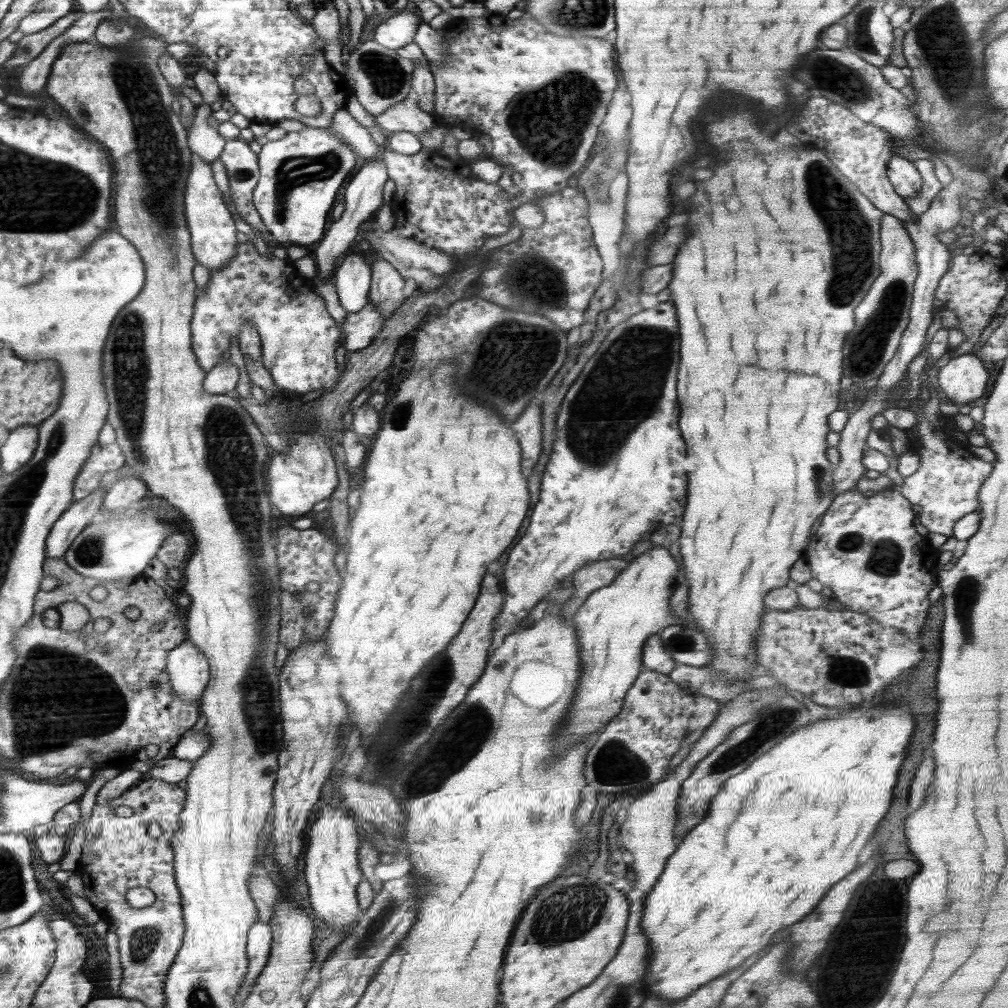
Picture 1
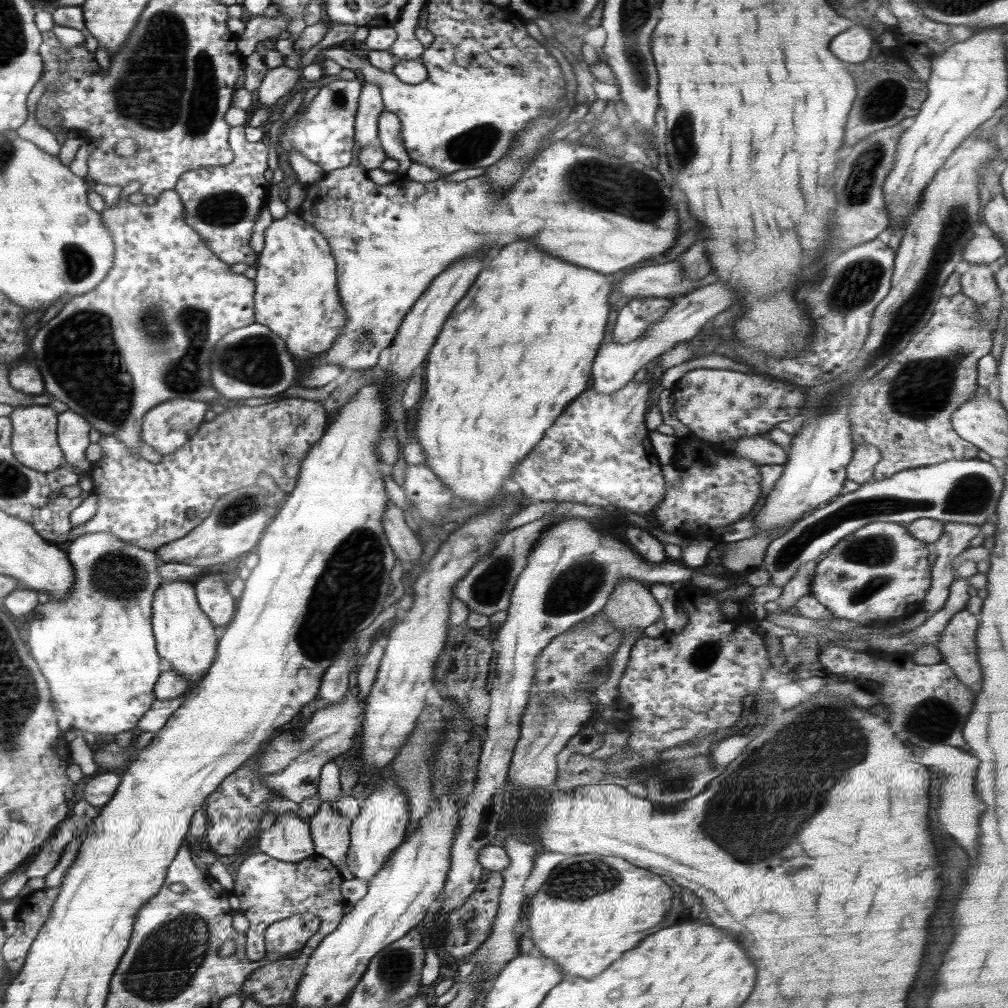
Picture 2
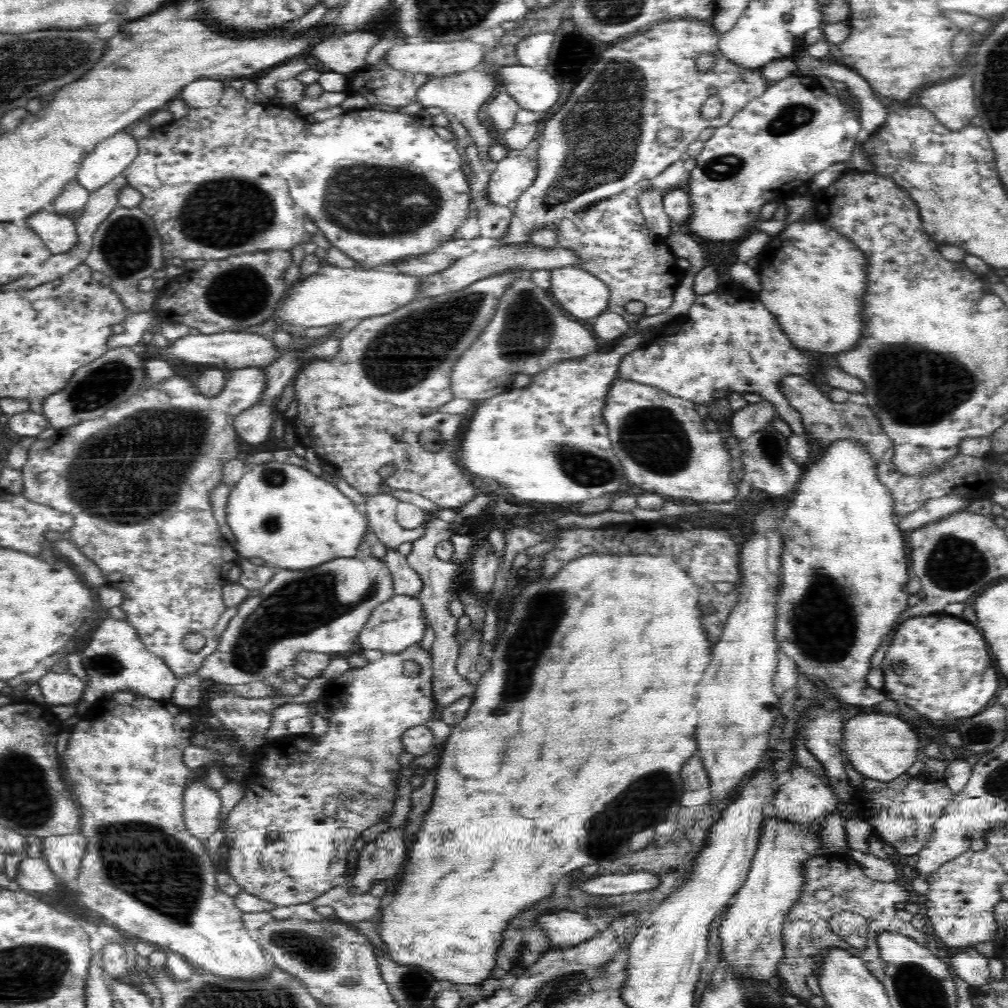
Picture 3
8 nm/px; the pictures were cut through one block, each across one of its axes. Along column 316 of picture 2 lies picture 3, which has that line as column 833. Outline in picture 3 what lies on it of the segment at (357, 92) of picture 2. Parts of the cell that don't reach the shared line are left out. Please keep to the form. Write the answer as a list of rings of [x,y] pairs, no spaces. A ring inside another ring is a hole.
[[[797,73],[772,83],[726,126],[714,129],[714,135],[705,143],[696,167],[688,176],[687,190],[693,212],[686,220],[686,226],[689,227],[687,232],[691,231],[703,239],[720,244],[740,238],[755,221],[760,221],[764,204],[783,204],[789,198],[794,198],[798,188],[808,185],[818,172],[830,168],[832,164],[852,160],[856,137],[861,129],[860,115],[851,94],[841,93],[842,98],[835,96]]]

